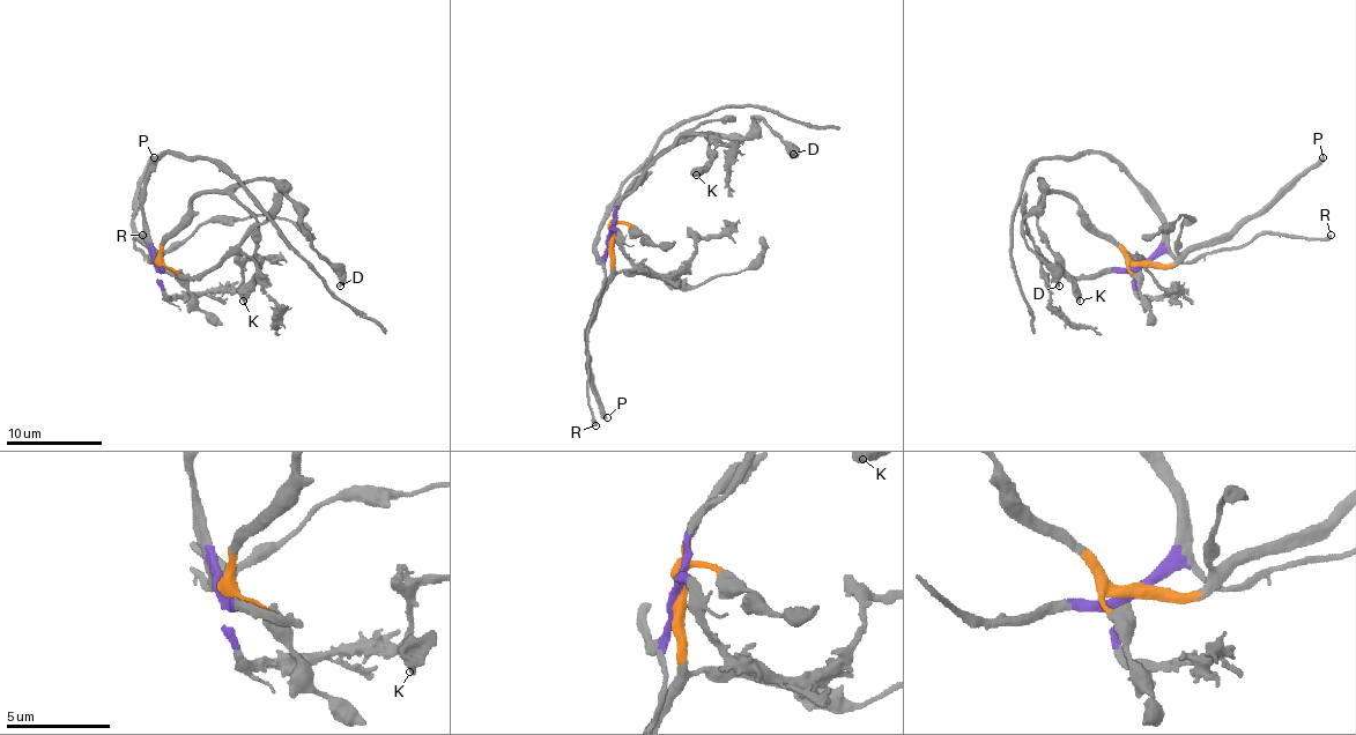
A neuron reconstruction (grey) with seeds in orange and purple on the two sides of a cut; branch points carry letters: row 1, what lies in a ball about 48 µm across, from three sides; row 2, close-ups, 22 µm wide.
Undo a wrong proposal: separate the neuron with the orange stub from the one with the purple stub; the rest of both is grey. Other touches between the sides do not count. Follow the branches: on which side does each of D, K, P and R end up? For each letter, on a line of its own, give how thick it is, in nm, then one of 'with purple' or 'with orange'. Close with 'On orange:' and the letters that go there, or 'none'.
D: 340 nm | with orange
K: 500 nm | with orange
P: 400 nm | with orange
R: 340 nm | with purple
On orange: D, K, P

